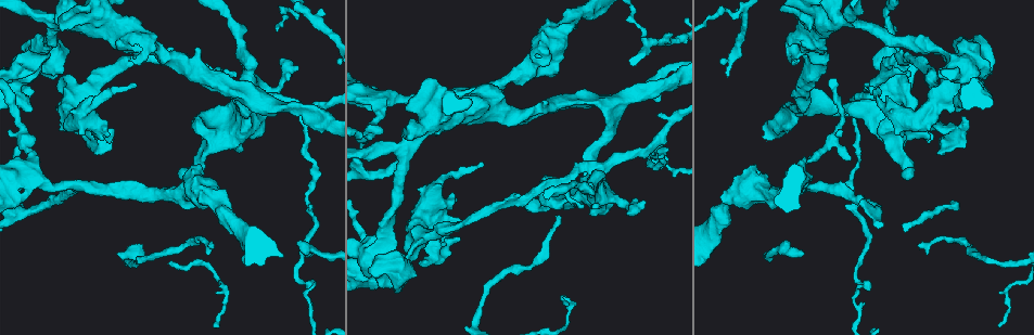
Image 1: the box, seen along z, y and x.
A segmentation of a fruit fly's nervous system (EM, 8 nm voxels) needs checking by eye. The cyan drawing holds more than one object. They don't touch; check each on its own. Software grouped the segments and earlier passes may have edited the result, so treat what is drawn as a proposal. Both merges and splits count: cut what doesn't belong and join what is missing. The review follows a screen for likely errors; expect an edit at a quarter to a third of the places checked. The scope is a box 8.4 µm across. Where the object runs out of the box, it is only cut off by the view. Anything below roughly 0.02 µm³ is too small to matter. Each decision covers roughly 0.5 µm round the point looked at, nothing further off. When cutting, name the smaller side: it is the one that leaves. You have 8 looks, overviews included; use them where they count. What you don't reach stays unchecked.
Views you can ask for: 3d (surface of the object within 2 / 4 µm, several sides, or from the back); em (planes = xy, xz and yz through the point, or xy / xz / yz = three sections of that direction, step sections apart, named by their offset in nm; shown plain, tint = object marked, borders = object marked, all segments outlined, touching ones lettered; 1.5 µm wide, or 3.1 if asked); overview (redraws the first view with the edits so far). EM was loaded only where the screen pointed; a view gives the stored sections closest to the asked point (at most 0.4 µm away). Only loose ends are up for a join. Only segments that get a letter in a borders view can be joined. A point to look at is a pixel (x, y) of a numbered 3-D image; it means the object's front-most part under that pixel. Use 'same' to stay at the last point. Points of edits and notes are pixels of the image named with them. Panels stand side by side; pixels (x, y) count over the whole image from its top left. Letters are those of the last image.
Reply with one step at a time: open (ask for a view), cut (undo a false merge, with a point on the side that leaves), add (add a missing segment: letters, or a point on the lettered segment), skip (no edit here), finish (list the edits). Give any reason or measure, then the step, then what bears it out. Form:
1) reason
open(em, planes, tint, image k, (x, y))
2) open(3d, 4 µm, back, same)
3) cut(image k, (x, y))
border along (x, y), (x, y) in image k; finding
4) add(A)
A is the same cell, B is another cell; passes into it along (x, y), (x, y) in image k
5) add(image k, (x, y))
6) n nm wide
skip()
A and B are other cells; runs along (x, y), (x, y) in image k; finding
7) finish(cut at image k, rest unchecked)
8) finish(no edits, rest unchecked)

branch stops here
open(3d, 4 µm, image 1, (918, 245))

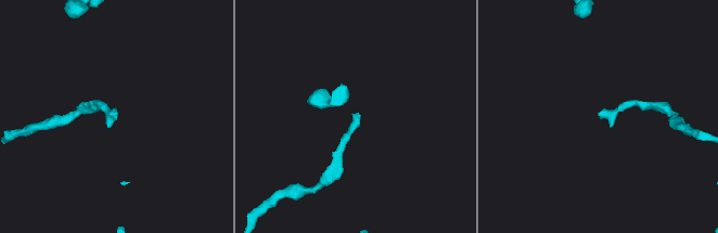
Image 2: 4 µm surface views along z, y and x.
open(em, planes, borders, image 2, (115, 113))

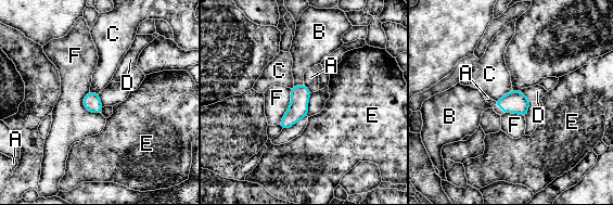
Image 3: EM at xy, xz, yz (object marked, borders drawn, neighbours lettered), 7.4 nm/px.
add(B)
B is the same cell, A, C, D, E and F are other cells; passes into it along (299, 94), (299, 85), (306, 52) in image 3; it goes on there

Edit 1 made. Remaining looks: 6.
sharp bend
open(3d, 2 µm, image 1, (67, 112))

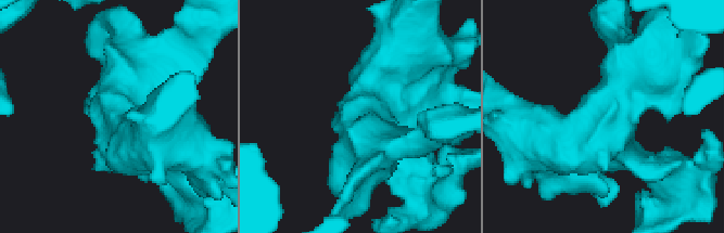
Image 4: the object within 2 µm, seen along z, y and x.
4 arms; need the tissue
open(em, xz, step 8, tint, image 4, (120, 121))

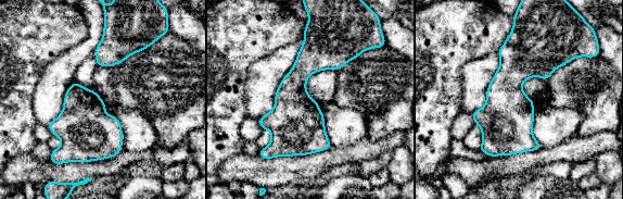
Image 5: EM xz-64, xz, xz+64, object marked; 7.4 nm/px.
another direction
open(em, planes, borders, same)

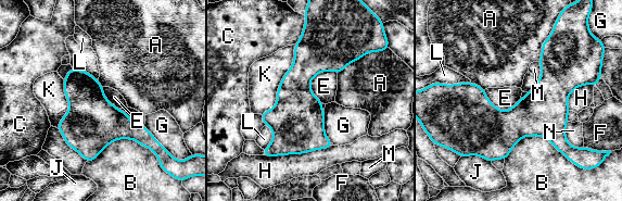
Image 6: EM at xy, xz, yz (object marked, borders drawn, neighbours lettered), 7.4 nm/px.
380 nm wide
skip()
A, B, C, E, F, G, H, J, K, L, M and N are other cells; all the same neuron

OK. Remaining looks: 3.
open(3d, 4 µm, image 1, (305, 13))

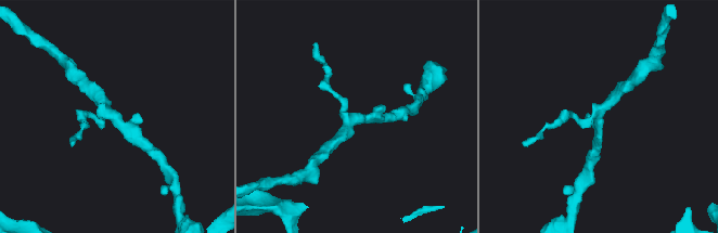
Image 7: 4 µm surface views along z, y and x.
shape alone is not enough
open(em, planes, tint, image 7, (598, 117))

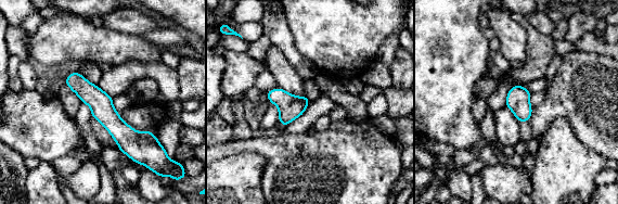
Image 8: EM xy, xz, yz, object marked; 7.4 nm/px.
open(em, planes, borders, same)

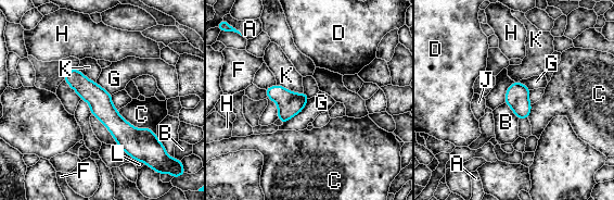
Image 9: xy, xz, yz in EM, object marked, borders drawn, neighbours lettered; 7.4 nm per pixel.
170 nm wide
skip()
A, B, C, D, F, G, H, J, K and L are other cells; border along (504, 102), (519, 119) in image 9; one neuron here

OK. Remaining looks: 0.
finish(add at image 3, rest unchecked)

